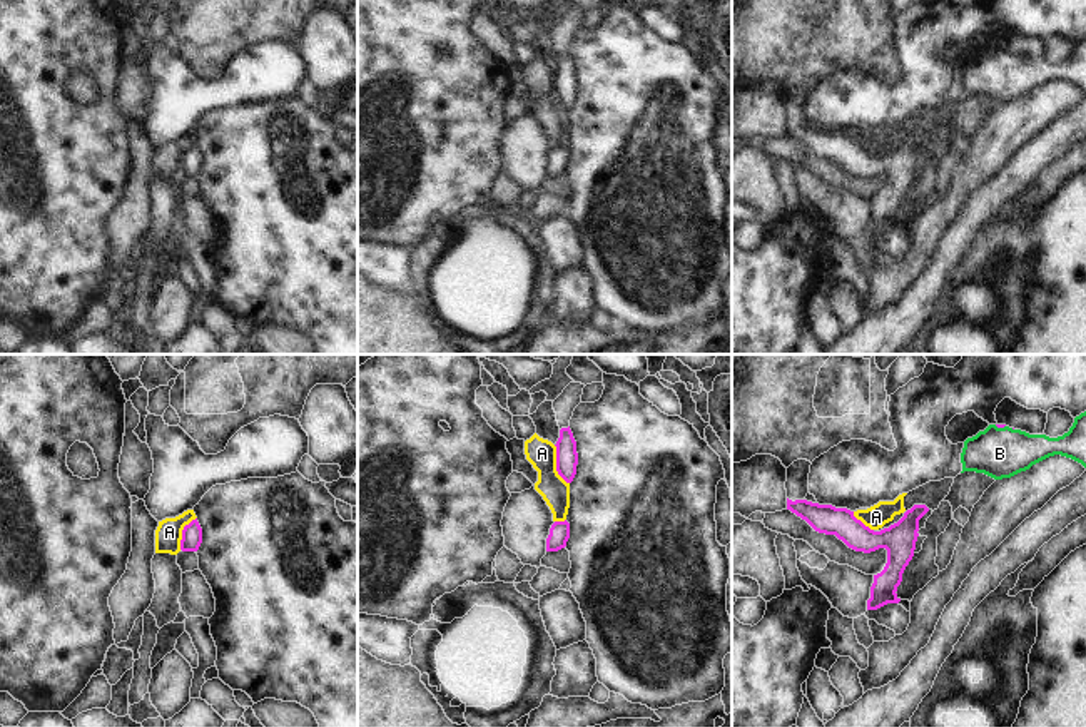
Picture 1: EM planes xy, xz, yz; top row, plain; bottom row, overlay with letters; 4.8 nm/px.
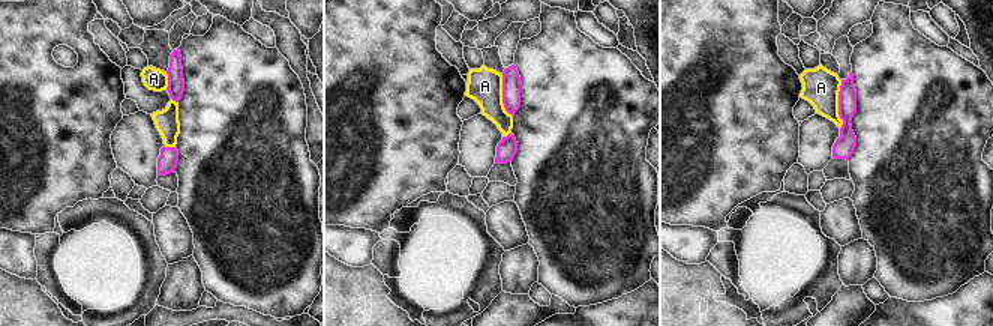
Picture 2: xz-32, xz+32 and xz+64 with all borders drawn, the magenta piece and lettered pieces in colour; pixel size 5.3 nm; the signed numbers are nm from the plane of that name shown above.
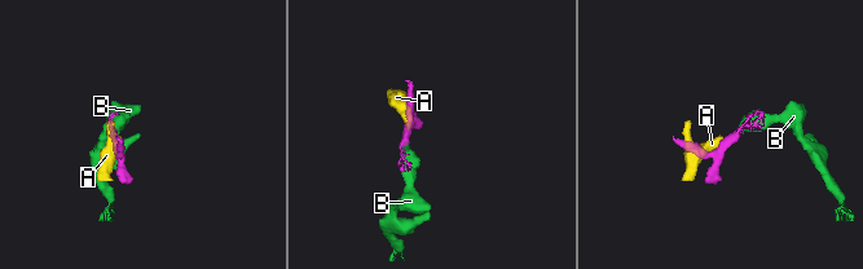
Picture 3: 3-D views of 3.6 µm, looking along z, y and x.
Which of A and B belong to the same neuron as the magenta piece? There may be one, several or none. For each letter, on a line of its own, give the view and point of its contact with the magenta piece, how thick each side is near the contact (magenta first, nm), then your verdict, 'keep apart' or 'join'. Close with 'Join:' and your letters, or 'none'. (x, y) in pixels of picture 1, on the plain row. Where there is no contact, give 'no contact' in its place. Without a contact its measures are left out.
A: xz (557, 91) | 110/140 nm | keep apart
B: yz (999, 52) | 20/240 nm | join
Join: B

